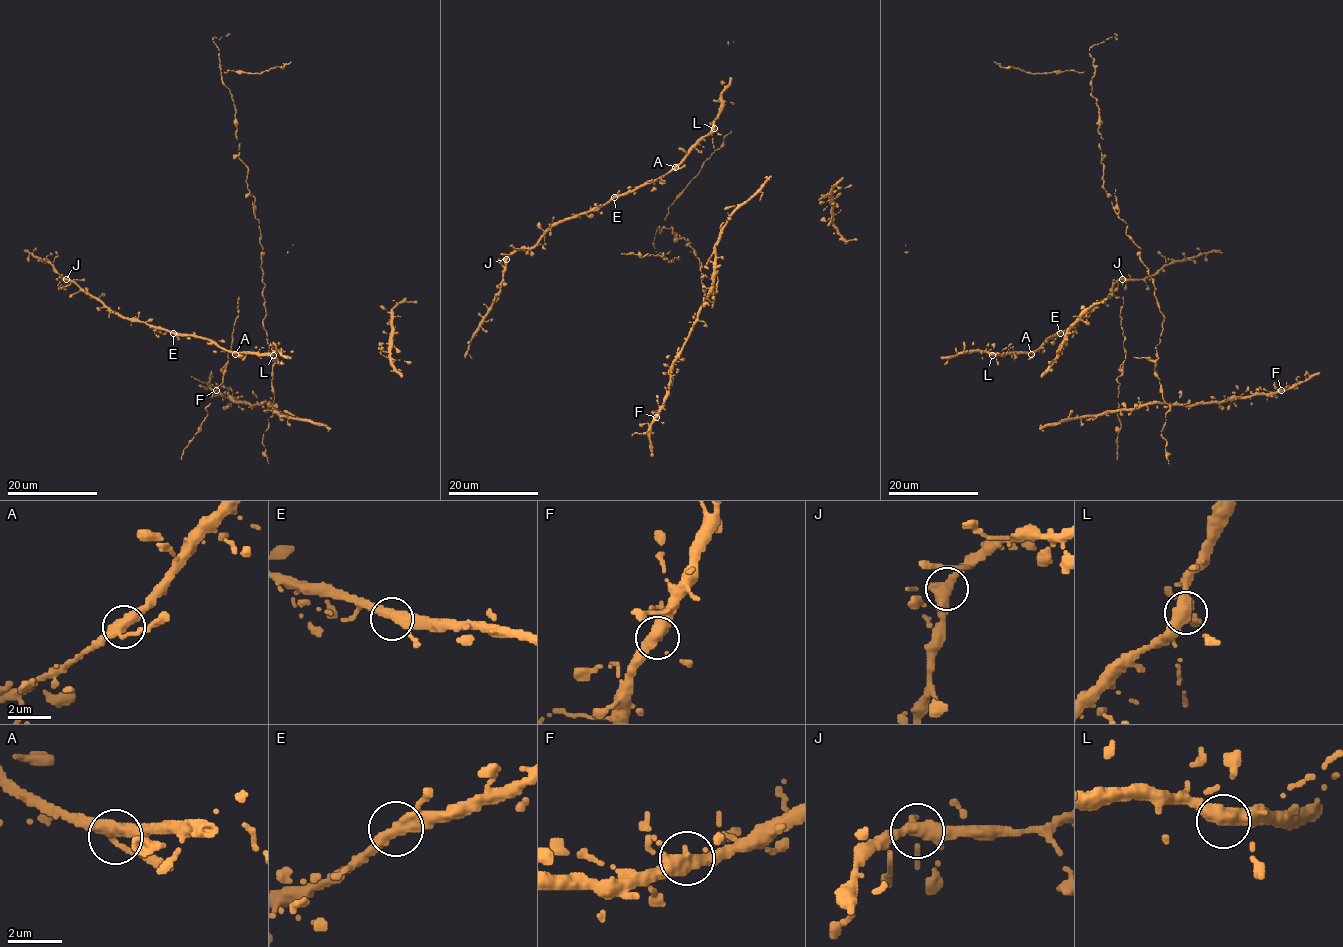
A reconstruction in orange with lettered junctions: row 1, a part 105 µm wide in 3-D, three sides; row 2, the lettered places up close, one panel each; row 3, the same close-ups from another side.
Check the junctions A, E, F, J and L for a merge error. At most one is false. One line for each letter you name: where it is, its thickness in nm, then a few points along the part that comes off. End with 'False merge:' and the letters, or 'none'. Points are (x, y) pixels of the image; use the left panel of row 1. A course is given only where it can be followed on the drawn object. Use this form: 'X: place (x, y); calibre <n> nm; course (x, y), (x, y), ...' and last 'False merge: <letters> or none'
False merge: none

